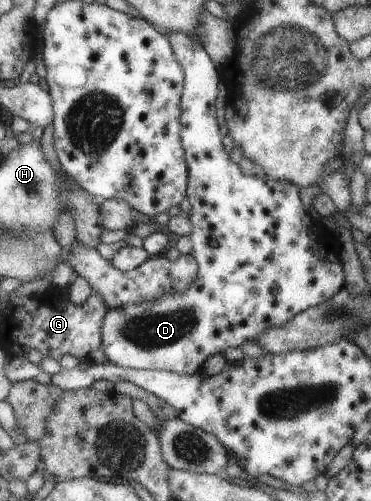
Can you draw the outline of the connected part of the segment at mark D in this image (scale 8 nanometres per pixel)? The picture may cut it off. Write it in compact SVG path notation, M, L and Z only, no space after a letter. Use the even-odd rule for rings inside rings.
M173 31L172 33L165 34L165 36L168 38L175 60L179 63L179 66L184 72L184 83L179 101L179 136L187 169L186 198L191 206L190 214L187 217L191 225L191 232L188 234L192 246L190 255L195 259L197 272L195 273L194 280L190 282L190 285L184 291L177 291L174 295L165 295L161 298L156 298L154 301L125 303L124 305L107 309L101 321L99 346L101 350L103 350L106 359L110 363L119 365L120 367L171 371L177 374L193 374L197 372L197 369L201 368L201 364L207 356L211 356L211 354L215 354L216 352L221 352L221 350L224 352L225 348L235 348L235 346L239 346L241 342L249 341L247 338L251 338L251 336L263 332L265 328L281 326L285 320L293 318L297 312L301 312L301 310L305 310L305 308L309 308L309 306L315 306L315 304L319 304L319 302L331 298L333 294L343 288L345 283L343 282L343 268L339 256L340 241L338 237L327 232L327 230L325 230L317 220L314 220L307 211L303 211L301 202L299 201L299 187L287 181L274 181L267 176L265 179L268 180L261 180L261 178L255 178L255 176L241 174L239 169L241 170L241 166L245 167L245 164L235 164L231 162L229 155L223 151L221 147L222 137L219 135L217 122L215 122L214 106L217 84L219 84L220 78L213 61L205 52L200 41L192 39L189 35L179 31Z

